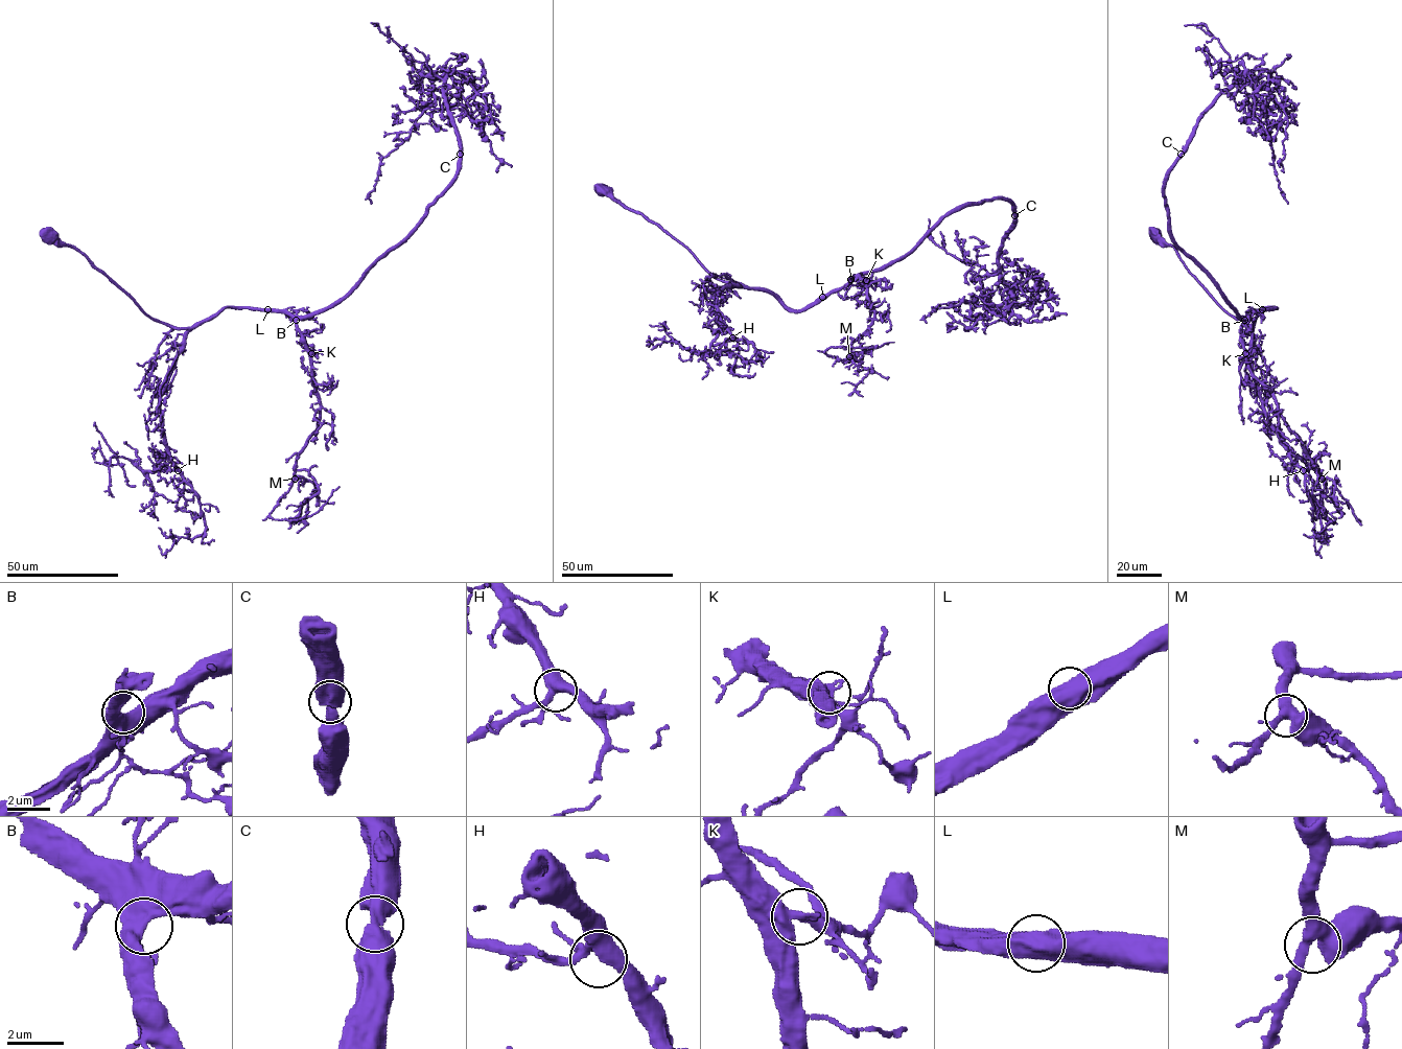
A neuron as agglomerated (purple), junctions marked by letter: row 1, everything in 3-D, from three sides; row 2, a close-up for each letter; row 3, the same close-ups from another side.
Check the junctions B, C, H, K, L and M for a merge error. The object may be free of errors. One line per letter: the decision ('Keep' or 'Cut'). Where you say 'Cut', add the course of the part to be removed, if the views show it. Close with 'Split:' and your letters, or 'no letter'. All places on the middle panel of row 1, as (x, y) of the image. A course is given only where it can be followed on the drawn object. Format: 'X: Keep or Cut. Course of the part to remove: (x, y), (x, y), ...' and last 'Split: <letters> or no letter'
B: Keep
C: Keep
H: Keep
K: Keep
L: Keep
M: Keep
Split: no letter

